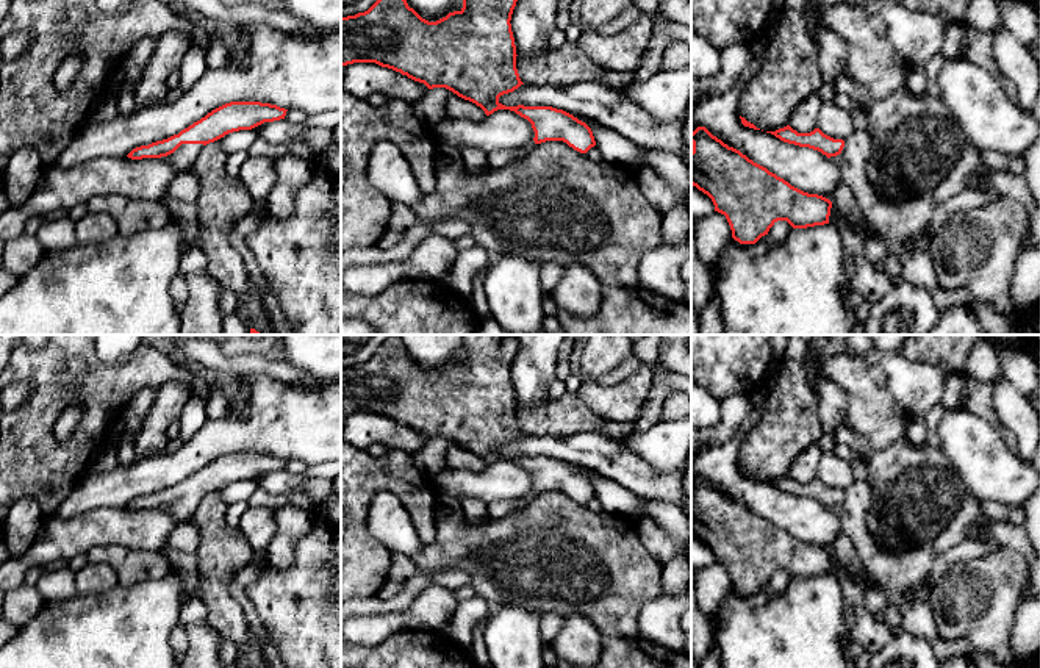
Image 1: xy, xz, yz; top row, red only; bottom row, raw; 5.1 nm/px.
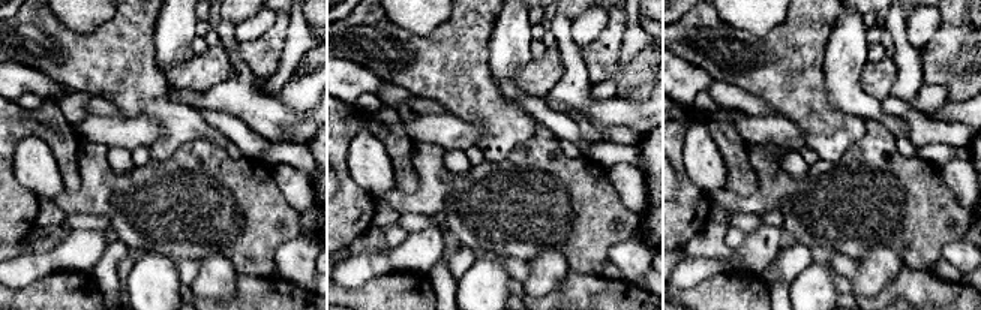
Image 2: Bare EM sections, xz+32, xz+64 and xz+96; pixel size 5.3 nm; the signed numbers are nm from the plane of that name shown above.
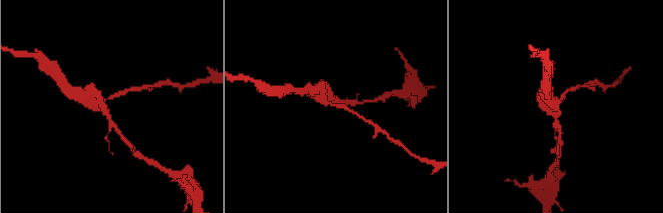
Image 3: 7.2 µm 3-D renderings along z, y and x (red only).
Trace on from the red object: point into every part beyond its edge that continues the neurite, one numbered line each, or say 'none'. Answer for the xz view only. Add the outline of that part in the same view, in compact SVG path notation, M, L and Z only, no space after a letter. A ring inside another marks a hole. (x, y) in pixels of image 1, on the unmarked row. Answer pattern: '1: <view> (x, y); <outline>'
1: xz (524, 501); M532 491L532 493L519 497L519 499L515 499L516 501L516 510L527 507L535 497L536 497L536 494L535 494L535 491Z

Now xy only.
1: xy (185, 506); M181 494L174 504L161 507L160 510L174 516L181 524L191 519L203 497L203 494Z

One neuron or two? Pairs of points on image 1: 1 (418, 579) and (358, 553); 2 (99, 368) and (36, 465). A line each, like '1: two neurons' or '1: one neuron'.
1: two neurons
2: one neuron

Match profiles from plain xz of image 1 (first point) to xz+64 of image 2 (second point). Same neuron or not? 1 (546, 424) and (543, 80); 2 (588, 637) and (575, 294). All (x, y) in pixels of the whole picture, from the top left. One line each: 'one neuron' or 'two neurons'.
1: one neuron
2: two neurons

